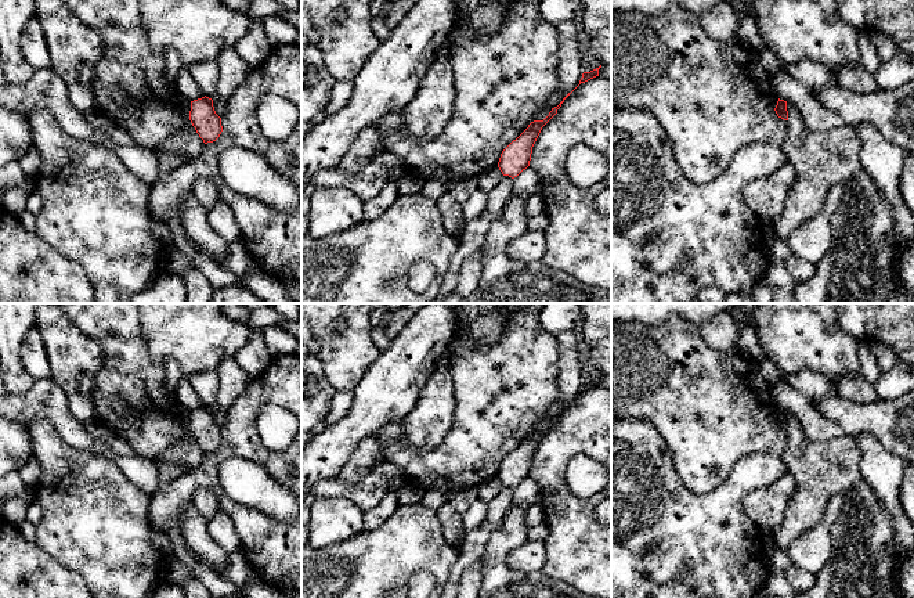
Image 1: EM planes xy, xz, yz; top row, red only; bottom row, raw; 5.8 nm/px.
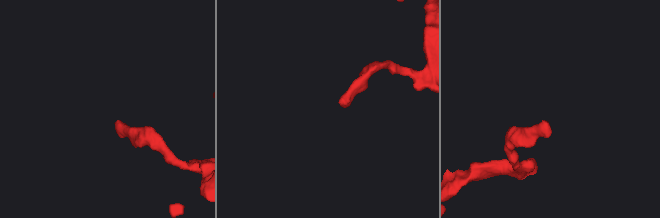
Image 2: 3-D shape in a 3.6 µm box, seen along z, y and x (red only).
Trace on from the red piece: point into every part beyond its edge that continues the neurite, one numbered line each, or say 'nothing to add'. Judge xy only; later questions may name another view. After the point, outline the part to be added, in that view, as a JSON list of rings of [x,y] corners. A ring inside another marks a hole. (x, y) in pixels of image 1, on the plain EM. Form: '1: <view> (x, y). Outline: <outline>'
nothing to add

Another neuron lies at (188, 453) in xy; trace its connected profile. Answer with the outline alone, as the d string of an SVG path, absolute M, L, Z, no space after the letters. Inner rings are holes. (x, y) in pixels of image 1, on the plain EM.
M189 431L189 437L187 440L174 442L165 453L158 457L155 462L156 465L187 465L189 471L192 471L200 465L203 458L205 453Z

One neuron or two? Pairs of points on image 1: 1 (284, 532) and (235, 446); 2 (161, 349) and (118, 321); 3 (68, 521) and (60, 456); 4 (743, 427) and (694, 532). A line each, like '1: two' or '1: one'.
1: one
2: two
3: one
4: two

